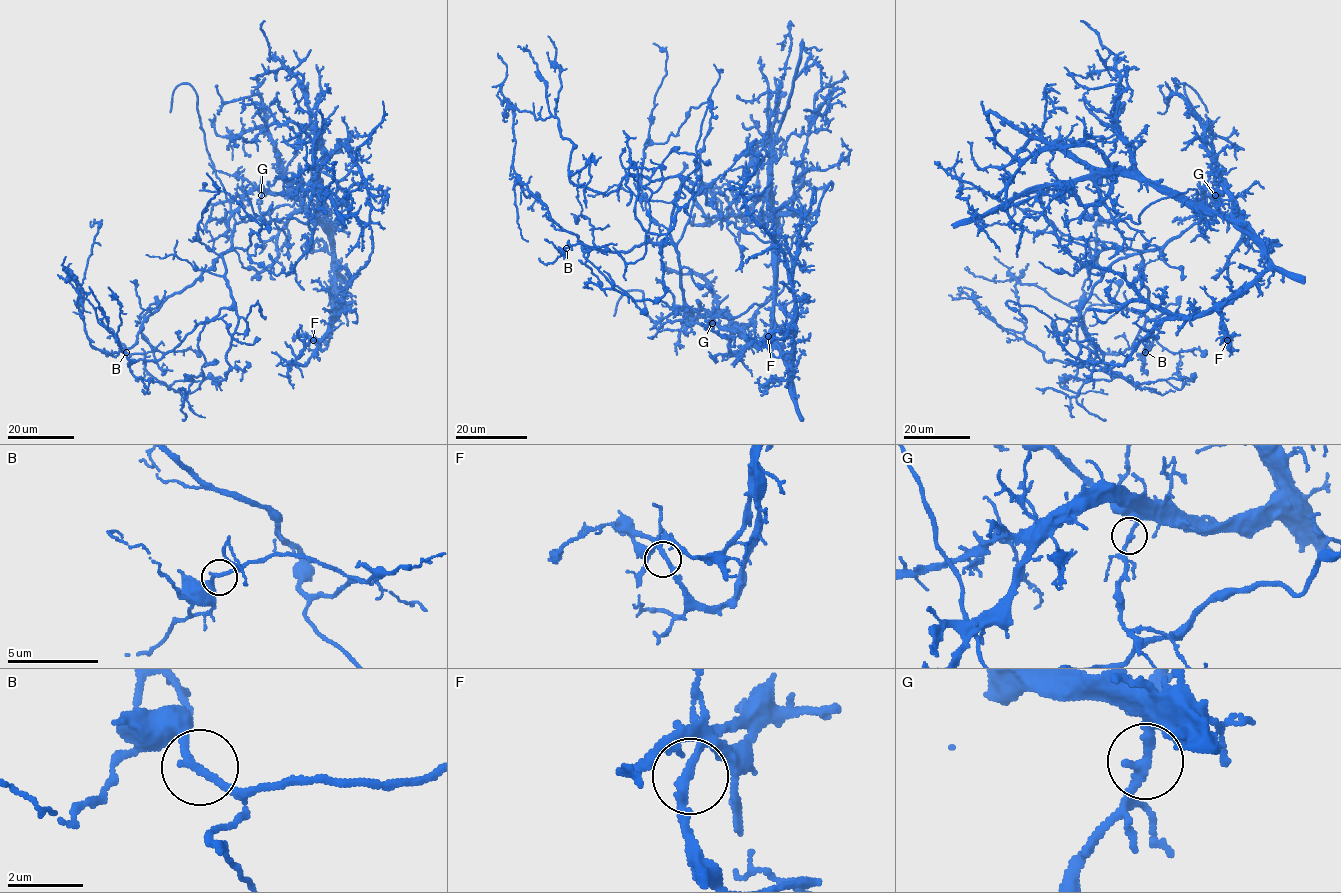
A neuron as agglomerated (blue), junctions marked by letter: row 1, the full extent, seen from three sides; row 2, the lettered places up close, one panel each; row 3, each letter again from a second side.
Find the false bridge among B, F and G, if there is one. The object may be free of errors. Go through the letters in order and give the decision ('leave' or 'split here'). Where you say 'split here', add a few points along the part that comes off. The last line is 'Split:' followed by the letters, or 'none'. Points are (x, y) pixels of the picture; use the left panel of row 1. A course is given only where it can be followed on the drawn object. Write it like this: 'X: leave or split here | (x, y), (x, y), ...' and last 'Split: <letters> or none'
B: leave
F: leave
G: split here | (261, 196), (266, 213), (235, 224), (221, 256), (233, 304), (156, 360), (129, 364), (70, 282), (71, 264)
Split: G

